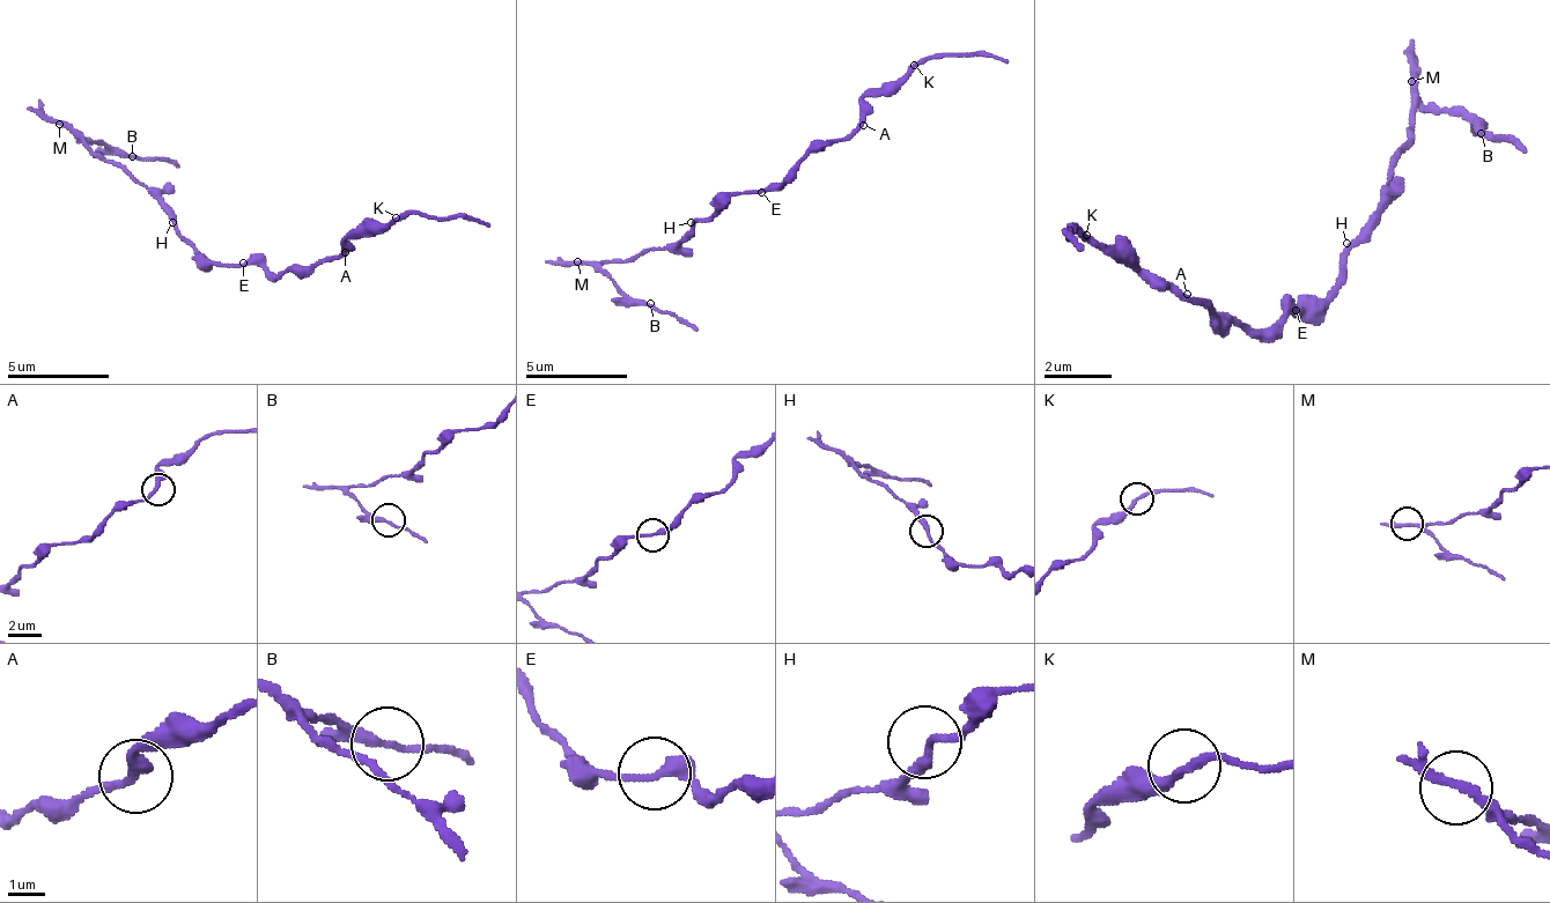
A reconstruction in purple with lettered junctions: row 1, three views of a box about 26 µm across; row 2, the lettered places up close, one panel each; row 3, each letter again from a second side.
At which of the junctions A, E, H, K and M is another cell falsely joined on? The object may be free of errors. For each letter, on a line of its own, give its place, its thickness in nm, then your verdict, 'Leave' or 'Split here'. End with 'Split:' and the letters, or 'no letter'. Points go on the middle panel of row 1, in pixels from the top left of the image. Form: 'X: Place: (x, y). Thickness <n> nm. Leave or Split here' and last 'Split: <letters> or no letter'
A: Place: (863, 125). Thickness 240 nm. Leave
E: Place: (761, 192). Thickness 260 nm. Leave
H: Place: (691, 222). Thickness 240 nm. Leave
K: Place: (914, 65). Thickness 200 nm. Leave
M: Place: (577, 261). Thickness 240 nm. Split here
Split: M

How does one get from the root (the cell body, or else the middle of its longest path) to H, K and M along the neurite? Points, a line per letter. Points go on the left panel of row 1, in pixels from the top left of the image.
H: (228, 263), (208, 263), (172, 222)
K: (228, 263), (259, 263), (268, 273), (304, 273), (319, 263), (330, 263), (355, 237), (381, 232), (396, 217)
M: (228, 263), (208, 263), (177, 232), (177, 222), (137, 182), (96, 156), (60, 125)

